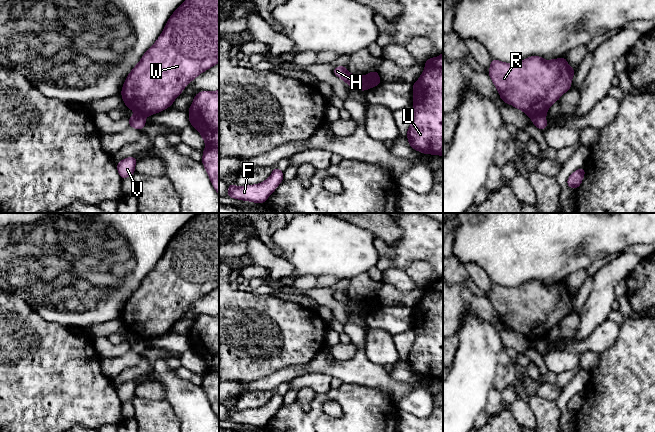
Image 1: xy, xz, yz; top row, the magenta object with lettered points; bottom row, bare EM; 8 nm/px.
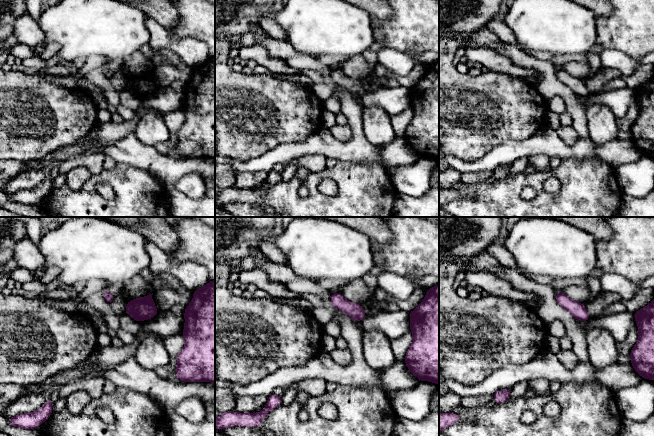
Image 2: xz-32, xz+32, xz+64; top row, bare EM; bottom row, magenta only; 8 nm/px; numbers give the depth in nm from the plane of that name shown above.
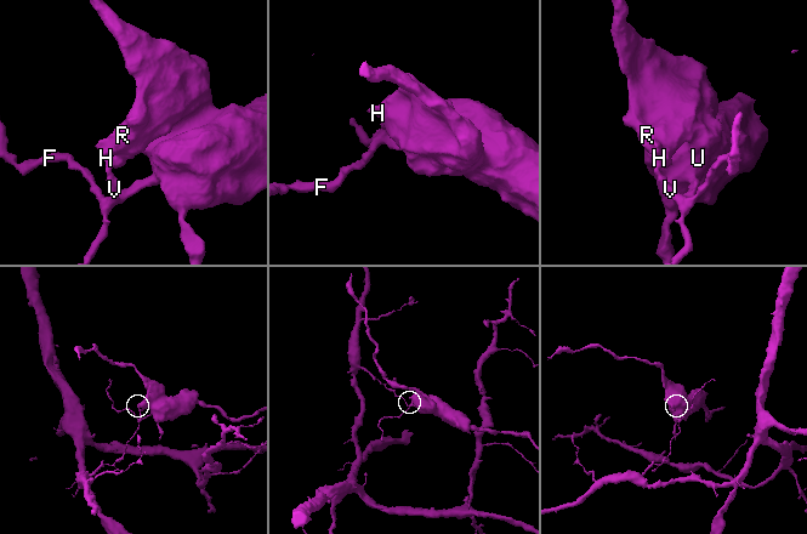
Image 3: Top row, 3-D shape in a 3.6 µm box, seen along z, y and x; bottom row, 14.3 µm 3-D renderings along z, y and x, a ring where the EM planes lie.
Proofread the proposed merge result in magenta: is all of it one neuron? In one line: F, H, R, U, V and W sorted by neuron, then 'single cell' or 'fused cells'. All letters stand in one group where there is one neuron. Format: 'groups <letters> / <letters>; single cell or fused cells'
groups F H V / R U W; fused cells

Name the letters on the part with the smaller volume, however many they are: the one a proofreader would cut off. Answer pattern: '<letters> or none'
R, U, W

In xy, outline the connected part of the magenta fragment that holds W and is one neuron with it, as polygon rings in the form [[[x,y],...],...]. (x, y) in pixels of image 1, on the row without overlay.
[[[198,213],[191,220],[189,220],[170,240],[166,247],[166,250],[156,264],[154,269],[149,272],[145,278],[142,280],[139,287],[133,292],[133,294],[128,298],[123,312],[121,314],[122,323],[125,326],[125,330],[132,333],[137,339],[140,340],[150,340],[167,333],[169,330],[173,329],[176,321],[178,321],[184,314],[186,309],[190,307],[193,303],[199,300],[202,296],[208,294],[219,286],[219,213]]]

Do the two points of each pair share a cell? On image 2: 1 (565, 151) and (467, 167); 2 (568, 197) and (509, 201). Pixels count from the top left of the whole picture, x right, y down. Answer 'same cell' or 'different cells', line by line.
1: same cell
2: same cell

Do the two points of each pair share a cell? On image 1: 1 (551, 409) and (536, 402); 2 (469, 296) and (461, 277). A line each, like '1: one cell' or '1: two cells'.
1: one cell
2: one cell

